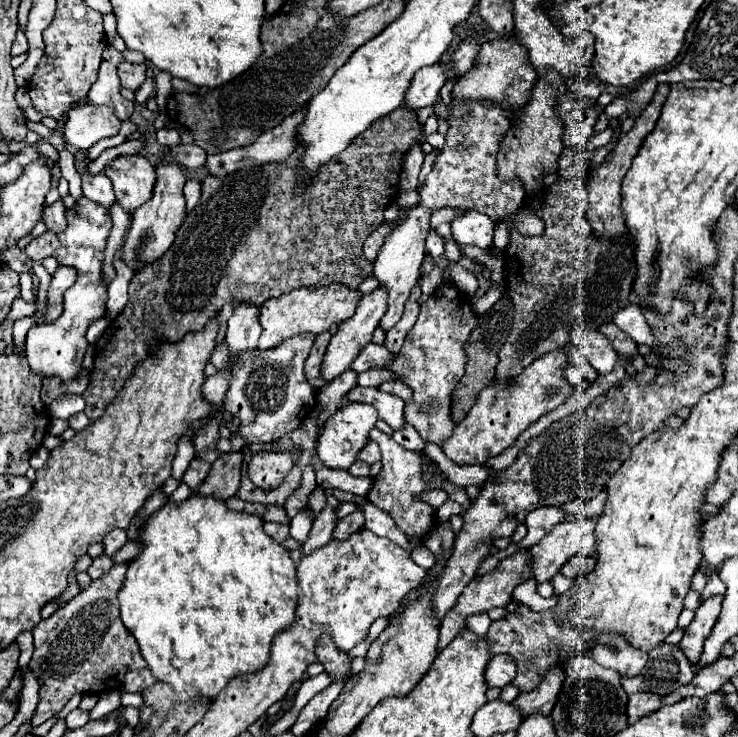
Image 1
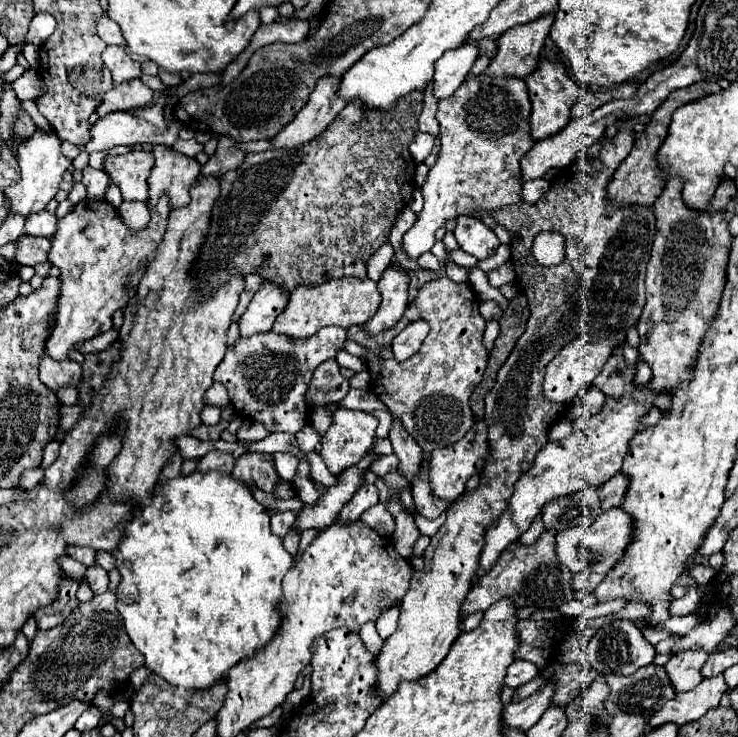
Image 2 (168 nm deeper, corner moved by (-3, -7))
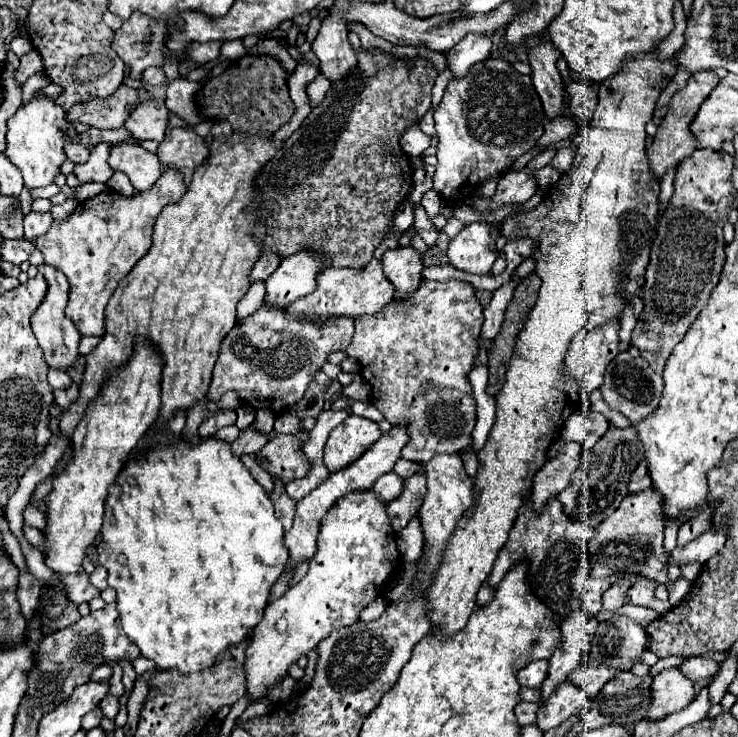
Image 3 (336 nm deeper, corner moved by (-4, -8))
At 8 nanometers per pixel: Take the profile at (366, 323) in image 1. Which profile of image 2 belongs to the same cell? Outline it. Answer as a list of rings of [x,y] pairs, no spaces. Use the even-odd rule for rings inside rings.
[[[389,265],[379,279],[379,291],[383,295],[383,301],[377,313],[365,325],[367,333],[375,335],[383,329],[389,329],[403,317],[409,303],[407,289],[409,289],[409,275],[403,275],[403,271],[395,271],[395,267]]]

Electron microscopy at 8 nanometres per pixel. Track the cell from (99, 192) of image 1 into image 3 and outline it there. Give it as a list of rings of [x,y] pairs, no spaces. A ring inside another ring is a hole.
[[[98,144],[90,152],[88,162],[74,166],[74,174],[80,182],[108,182],[114,174],[114,170],[108,166],[108,156],[110,144]]]

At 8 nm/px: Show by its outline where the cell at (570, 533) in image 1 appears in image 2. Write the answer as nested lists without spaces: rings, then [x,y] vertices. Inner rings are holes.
[[[615,507],[611,511],[601,513],[589,527],[573,527],[561,531],[557,535],[557,557],[563,565],[567,565],[573,573],[583,569],[591,569],[593,573],[607,573],[619,559],[623,559],[627,543],[633,539],[633,519],[623,511],[623,507]]]

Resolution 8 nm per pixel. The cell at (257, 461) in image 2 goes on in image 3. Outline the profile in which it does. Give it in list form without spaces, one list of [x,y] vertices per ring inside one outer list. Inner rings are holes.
[[[276,436],[258,454],[256,462],[282,484],[306,476],[308,460],[302,452],[302,444],[292,436]]]

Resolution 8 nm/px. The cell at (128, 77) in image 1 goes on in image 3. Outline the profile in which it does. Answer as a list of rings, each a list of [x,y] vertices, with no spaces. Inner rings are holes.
[[[122,84],[112,96],[106,100],[94,100],[88,104],[78,104],[66,118],[70,122],[84,122],[92,128],[120,128],[124,120],[130,116],[132,108],[138,102],[138,90]]]

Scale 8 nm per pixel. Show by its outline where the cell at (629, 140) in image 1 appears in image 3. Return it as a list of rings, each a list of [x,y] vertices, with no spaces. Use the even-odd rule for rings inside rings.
[[[702,72],[702,84],[696,82],[696,78],[690,78],[688,84],[672,96],[672,100],[670,100],[670,104],[668,104],[668,112],[666,112],[666,124],[664,124],[662,128],[658,128],[656,136],[652,136],[650,142],[646,144],[646,158],[648,158],[650,170],[652,170],[652,174],[654,174],[656,178],[662,178],[670,168],[676,168],[686,156],[690,156],[690,154],[698,148],[698,144],[696,144],[696,140],[692,138],[688,126],[690,126],[692,118],[696,116],[700,104],[702,104],[702,102],[708,98],[708,94],[718,86],[718,82],[720,82],[720,80],[718,80],[718,76],[716,76],[714,72]]]

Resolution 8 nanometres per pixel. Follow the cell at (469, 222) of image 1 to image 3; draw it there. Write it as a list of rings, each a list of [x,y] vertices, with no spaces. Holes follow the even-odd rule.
[[[476,222],[462,228],[462,232],[450,240],[448,260],[454,268],[472,274],[488,274],[498,258],[496,240],[490,236],[490,224]]]

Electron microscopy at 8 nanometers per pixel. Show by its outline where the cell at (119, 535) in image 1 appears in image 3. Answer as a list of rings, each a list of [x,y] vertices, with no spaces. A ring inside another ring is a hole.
[[[96,566],[96,568],[94,568],[94,572],[90,574],[90,582],[92,582],[98,590],[104,590],[104,588],[108,586],[108,582],[106,582],[106,568]]]

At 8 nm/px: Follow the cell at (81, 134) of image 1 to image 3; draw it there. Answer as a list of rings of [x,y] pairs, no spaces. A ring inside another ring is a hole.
[[[150,100],[144,104],[138,104],[128,120],[124,122],[124,128],[130,132],[132,140],[164,140],[168,122],[168,108],[164,106],[164,100]]]

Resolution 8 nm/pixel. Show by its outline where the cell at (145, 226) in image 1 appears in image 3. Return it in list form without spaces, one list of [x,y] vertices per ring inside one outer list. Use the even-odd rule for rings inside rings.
[[[170,128],[166,138],[158,146],[160,164],[166,168],[178,170],[184,176],[184,184],[190,186],[194,170],[208,158],[208,148],[200,136],[192,130],[184,128]]]

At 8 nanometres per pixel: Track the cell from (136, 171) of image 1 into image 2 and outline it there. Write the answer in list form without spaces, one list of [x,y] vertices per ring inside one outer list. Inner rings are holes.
[[[133,149],[125,155],[109,155],[105,159],[105,167],[109,177],[119,185],[123,199],[127,201],[147,201],[147,177],[155,157],[151,151]]]

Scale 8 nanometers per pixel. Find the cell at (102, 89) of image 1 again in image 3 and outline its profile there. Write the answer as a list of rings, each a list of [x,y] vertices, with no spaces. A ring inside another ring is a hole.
[[[134,14],[122,28],[116,30],[112,48],[130,66],[130,78],[140,80],[144,68],[148,66],[162,66],[164,52],[146,52],[146,44],[150,42],[150,20],[144,16]]]

